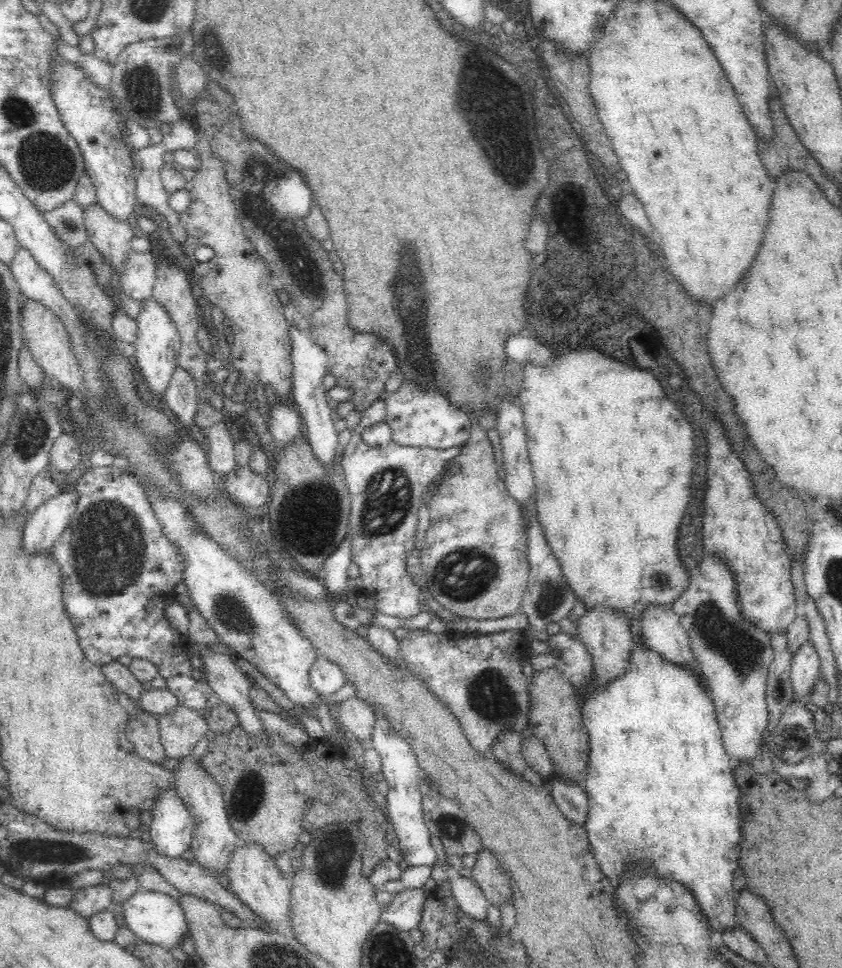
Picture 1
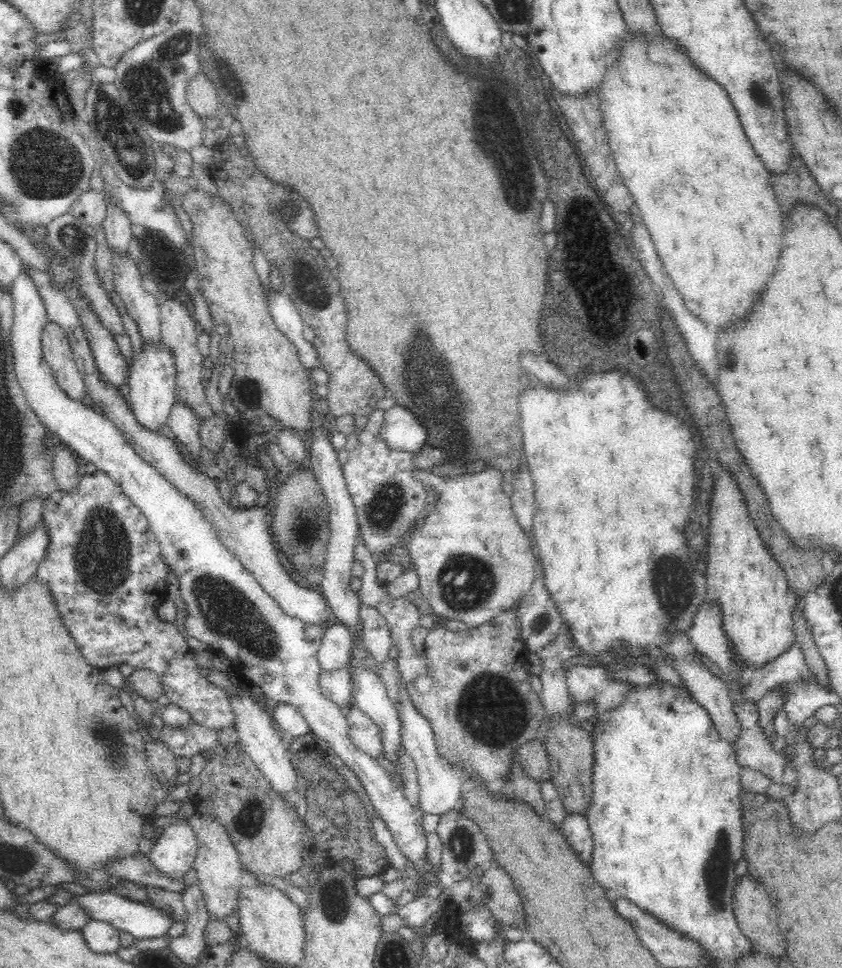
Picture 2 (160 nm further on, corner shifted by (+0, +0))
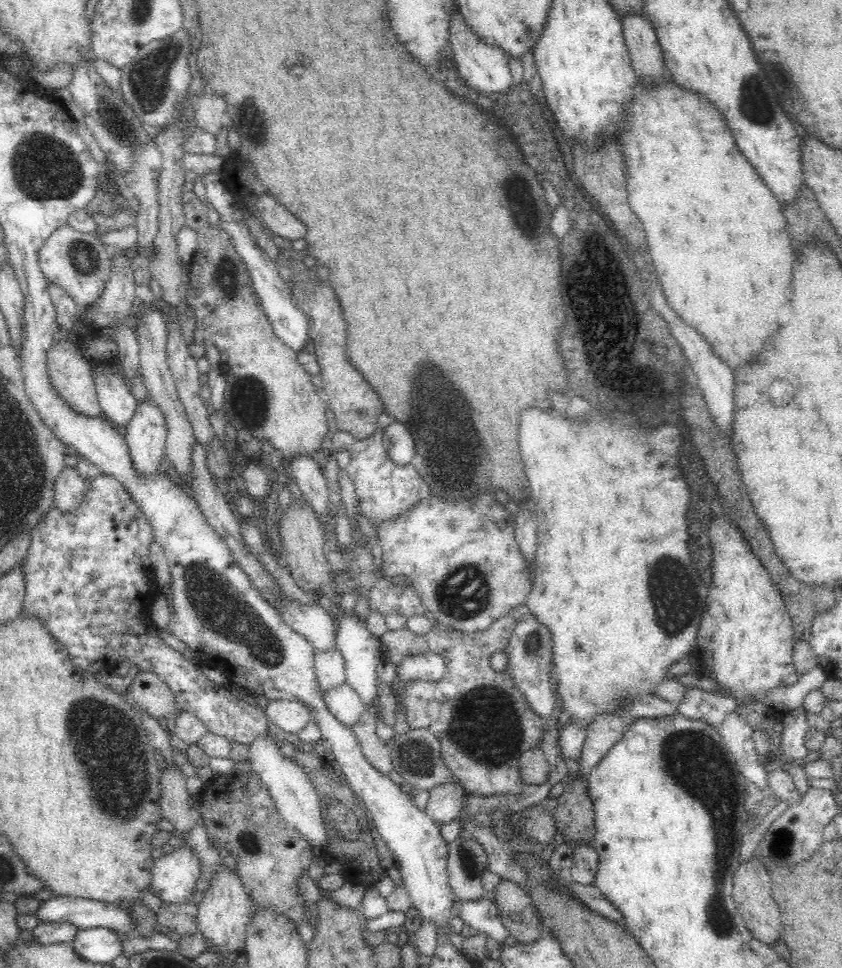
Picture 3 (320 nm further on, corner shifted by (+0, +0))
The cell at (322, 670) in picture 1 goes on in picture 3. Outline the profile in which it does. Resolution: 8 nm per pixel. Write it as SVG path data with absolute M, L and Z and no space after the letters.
M347 682L327 691L323 700L330 713L346 727L353 728L364 712L364 703L360 696Z

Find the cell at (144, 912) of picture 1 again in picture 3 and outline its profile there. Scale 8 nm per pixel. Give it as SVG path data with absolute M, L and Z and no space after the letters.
M51 897L32 914L40 923L66 922L77 929L104 927L131 935L137 924L125 910L102 901L78 897Z

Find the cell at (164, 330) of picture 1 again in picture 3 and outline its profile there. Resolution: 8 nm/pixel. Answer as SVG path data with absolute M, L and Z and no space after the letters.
M152 401L136 407L125 433L128 455L134 471L140 477L156 475L164 460L166 421Z

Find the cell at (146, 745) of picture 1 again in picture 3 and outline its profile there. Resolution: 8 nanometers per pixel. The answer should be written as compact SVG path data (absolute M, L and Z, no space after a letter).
M179 767L166 768L161 773L161 790L158 797L161 815L172 823L173 828L181 835L186 834L194 824L196 818L189 803L189 794L186 791L188 778Z

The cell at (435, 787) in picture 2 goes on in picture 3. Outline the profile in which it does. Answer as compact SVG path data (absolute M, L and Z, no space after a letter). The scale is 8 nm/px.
M438 785L430 793L425 813L439 826L444 826L456 819L462 809L463 786Z

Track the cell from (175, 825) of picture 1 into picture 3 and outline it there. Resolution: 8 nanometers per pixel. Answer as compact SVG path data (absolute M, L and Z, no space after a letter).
M186 845L166 851L164 856L155 860L151 873L149 888L162 903L192 903L191 899L198 893L195 886L200 878L200 863L198 857Z

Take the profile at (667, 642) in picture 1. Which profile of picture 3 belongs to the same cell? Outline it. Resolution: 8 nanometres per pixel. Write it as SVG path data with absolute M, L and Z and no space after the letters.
M731 712L720 725L720 733L734 755L738 770L747 780L748 784L758 785L764 798L771 799L775 792L768 784L768 773L763 769L757 759L753 732L755 726L748 724L738 713Z

